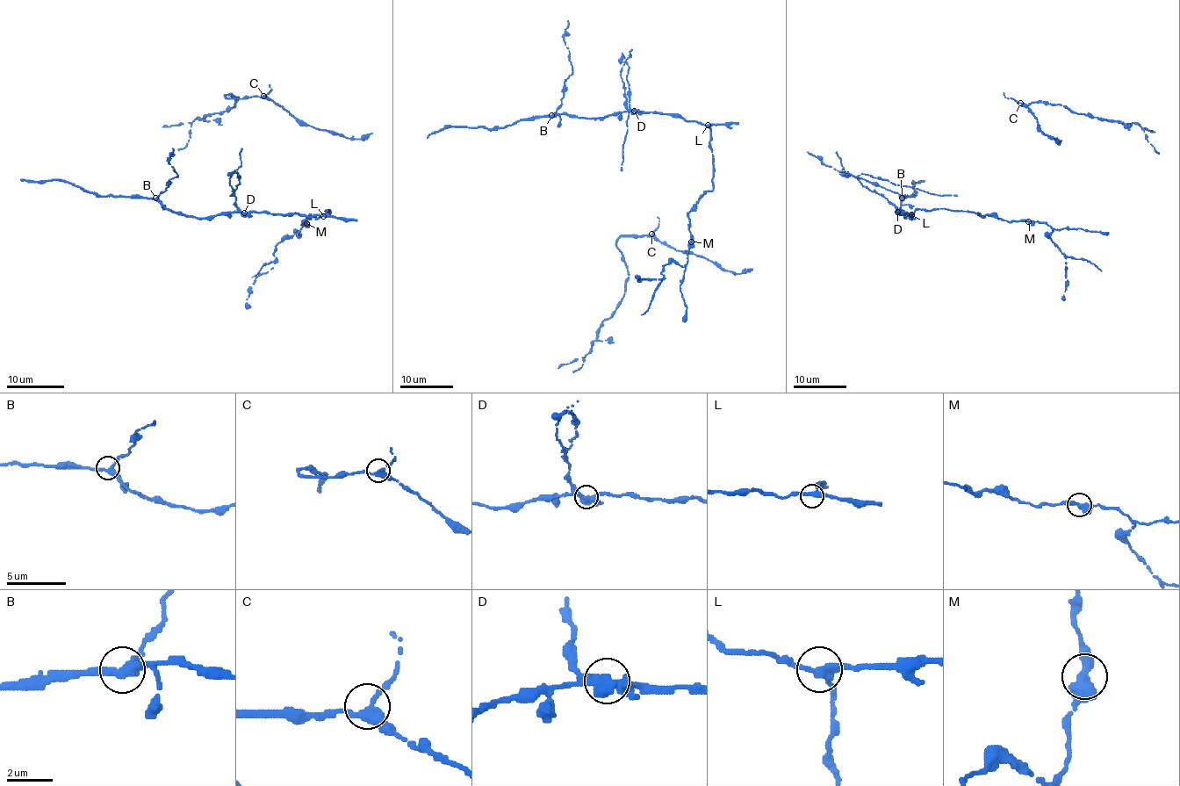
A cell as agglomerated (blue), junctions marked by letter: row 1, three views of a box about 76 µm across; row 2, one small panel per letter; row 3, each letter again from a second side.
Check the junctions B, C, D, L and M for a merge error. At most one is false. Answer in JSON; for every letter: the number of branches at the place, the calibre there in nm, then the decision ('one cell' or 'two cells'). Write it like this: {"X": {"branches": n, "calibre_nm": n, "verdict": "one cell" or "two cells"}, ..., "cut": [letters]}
{"B": {"branches": 3, "calibre_nm": 320, "verdict": "one cell"}, "C": {"branches": 3, "calibre_nm": 320, "verdict": "one cell"}, "D": {"branches": 3, "calibre_nm": 440, "verdict": "two cells"}, "L": {"branches": 3, "calibre_nm": 300, "verdict": "one cell"}, "M": {"branches": 3, "calibre_nm": 400, "verdict": "one cell"}, "cut": ["D"]}

